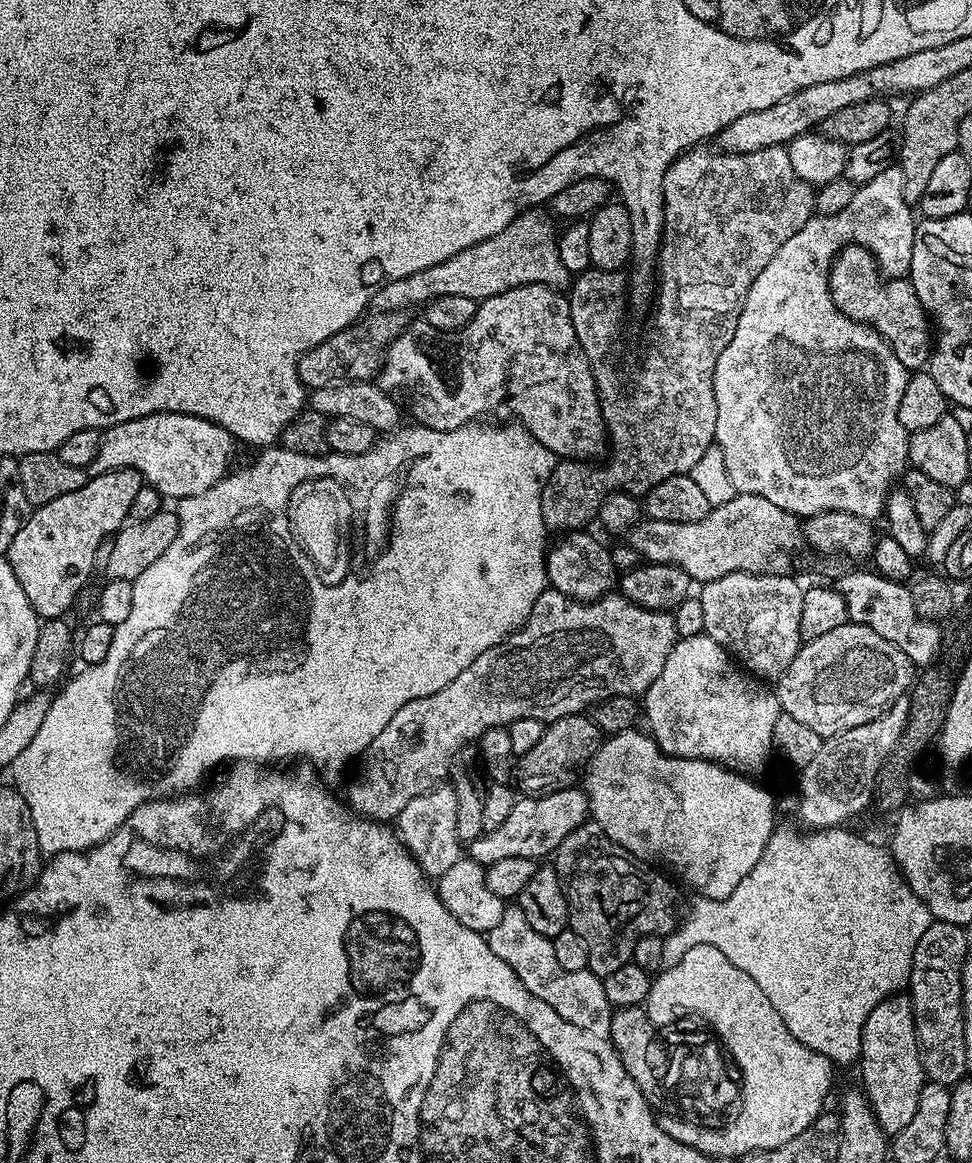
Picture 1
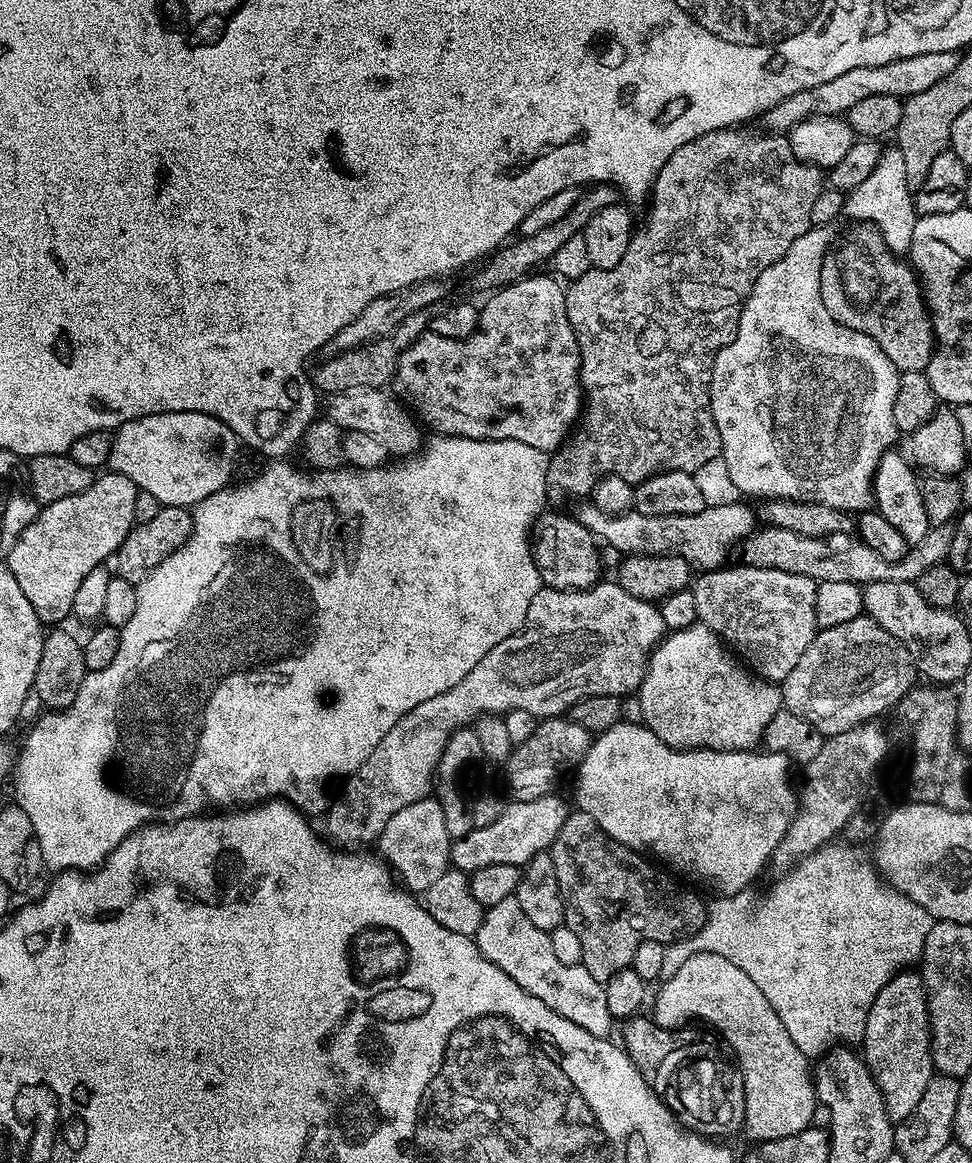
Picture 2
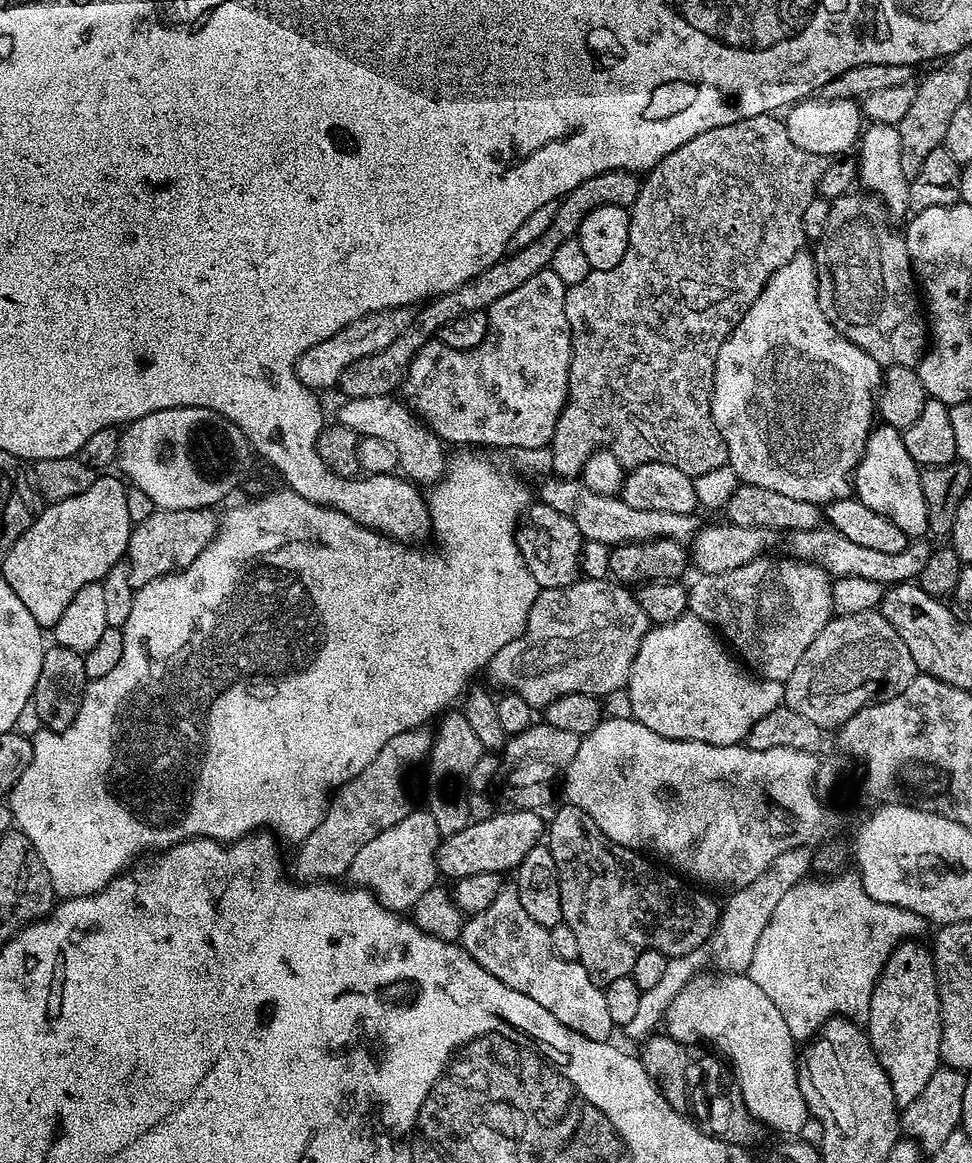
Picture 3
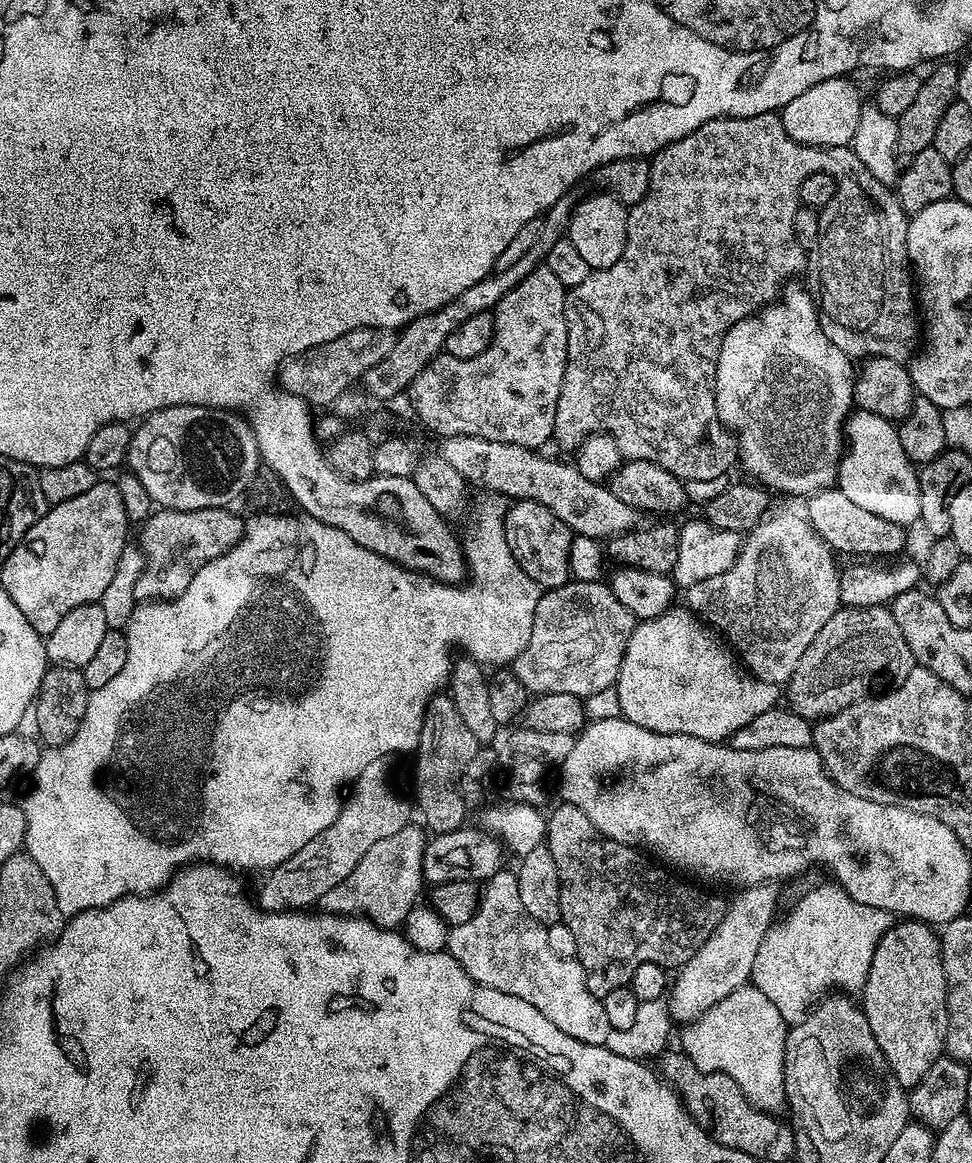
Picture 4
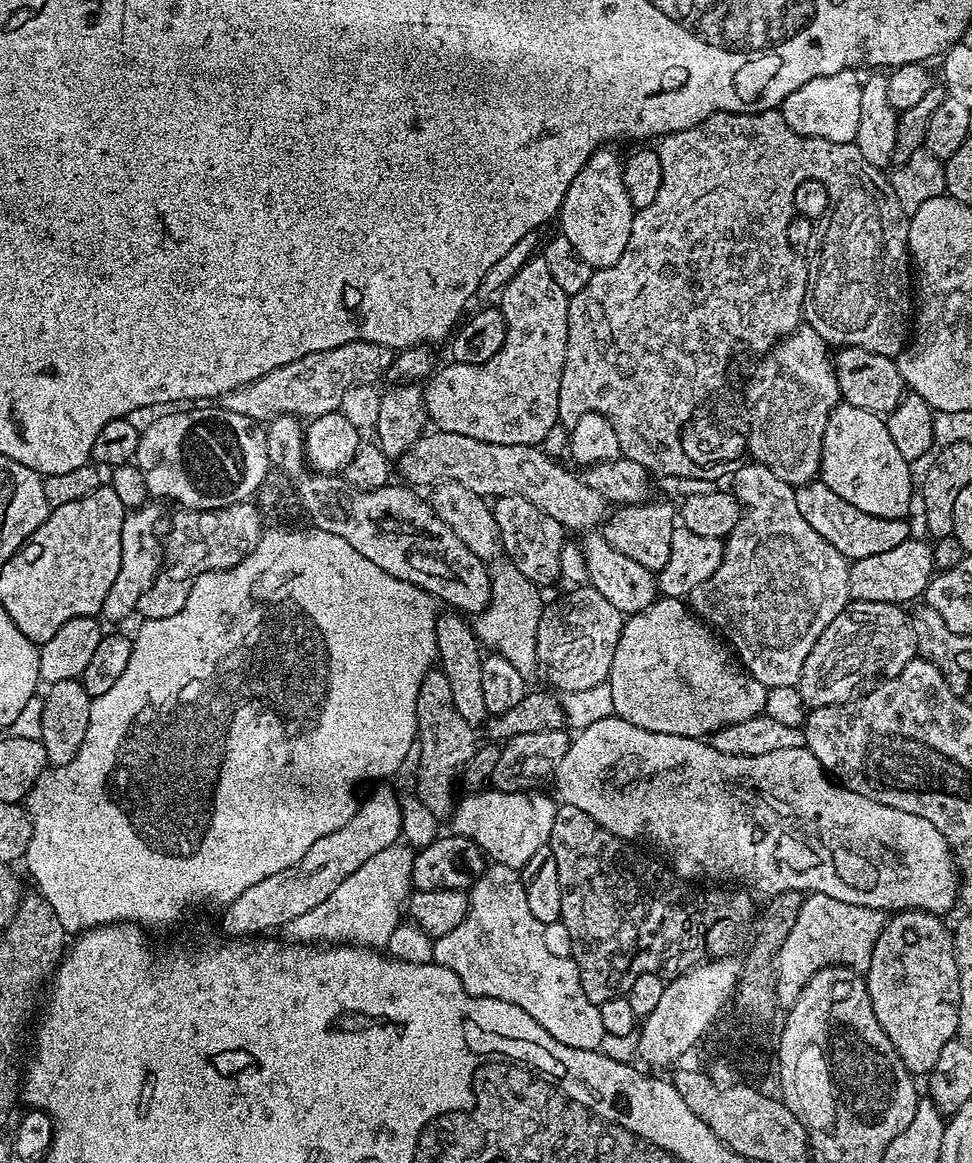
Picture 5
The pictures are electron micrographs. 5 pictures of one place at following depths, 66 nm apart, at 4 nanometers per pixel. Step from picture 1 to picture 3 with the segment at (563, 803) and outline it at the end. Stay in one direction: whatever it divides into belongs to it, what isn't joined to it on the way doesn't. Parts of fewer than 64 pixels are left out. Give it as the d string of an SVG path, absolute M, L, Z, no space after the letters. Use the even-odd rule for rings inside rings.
M517 808L507 810L508 812L493 811L490 818L485 820L472 820L466 826L466 830L458 830L458 834L450 834L441 839L438 850L436 851L436 871L441 877L449 876L452 882L462 878L470 878L470 874L501 874L511 873L534 850L536 844L541 843L542 837L546 832L546 820L539 811L531 808Z

